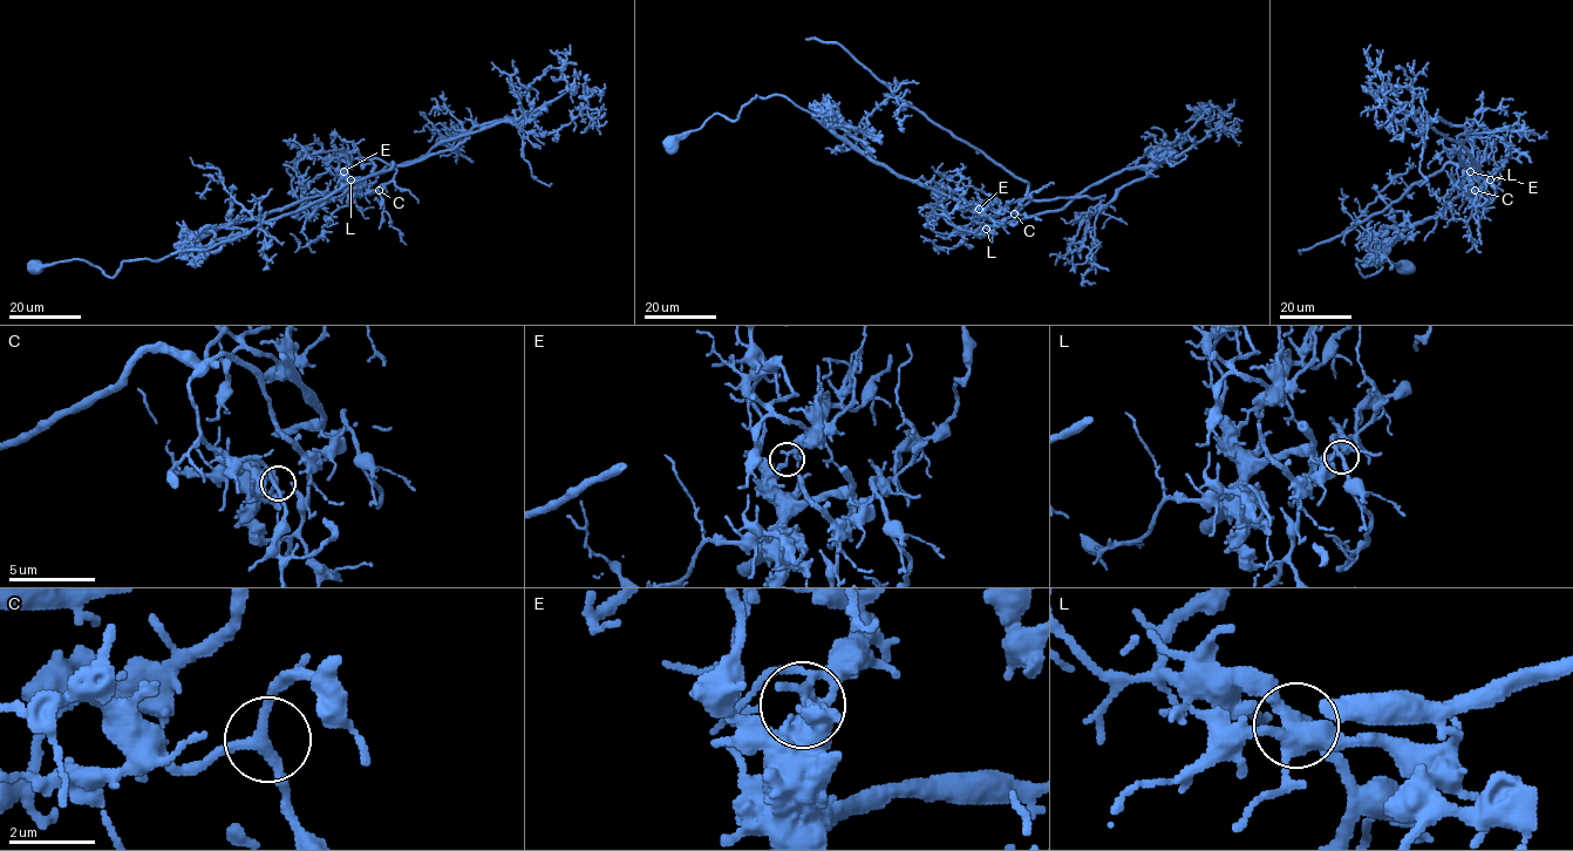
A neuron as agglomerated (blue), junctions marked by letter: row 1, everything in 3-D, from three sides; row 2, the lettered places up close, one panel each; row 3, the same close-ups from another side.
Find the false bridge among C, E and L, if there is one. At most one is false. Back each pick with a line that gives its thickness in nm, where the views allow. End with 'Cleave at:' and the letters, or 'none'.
E: 190 nm
Cleave at: E

